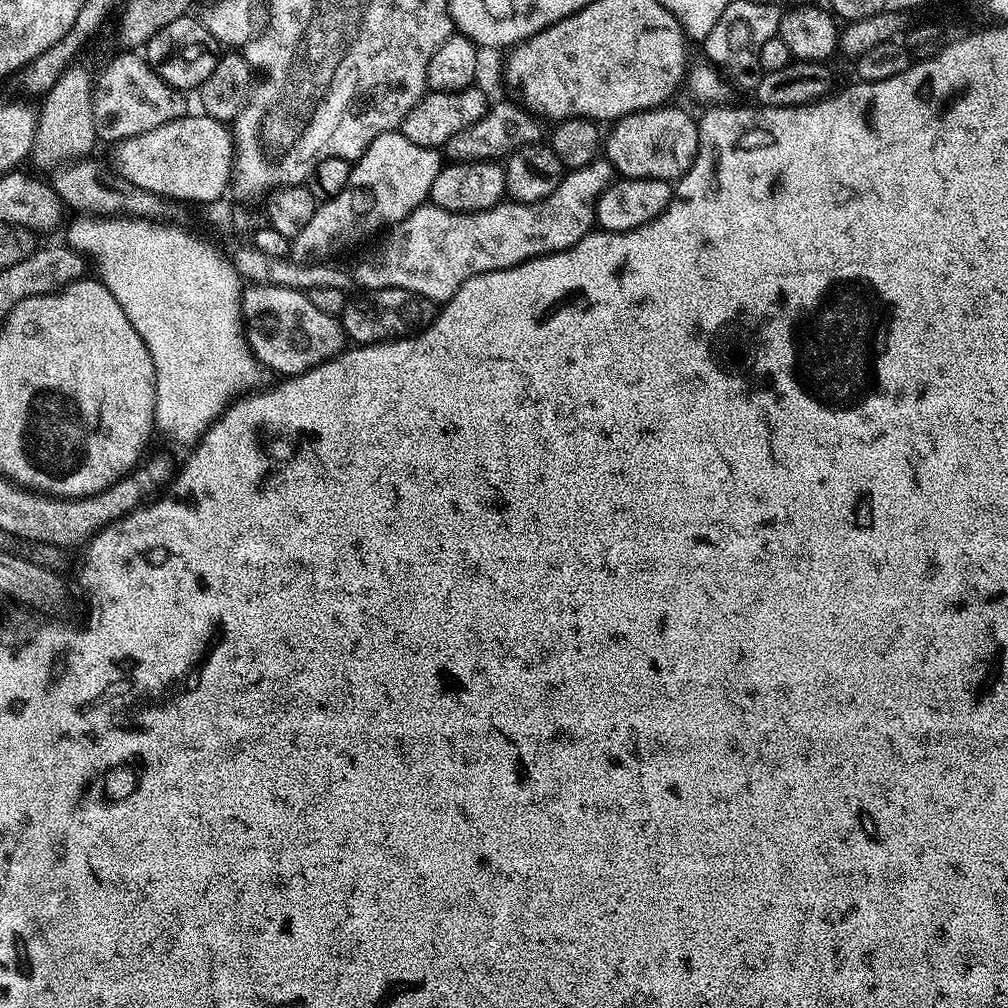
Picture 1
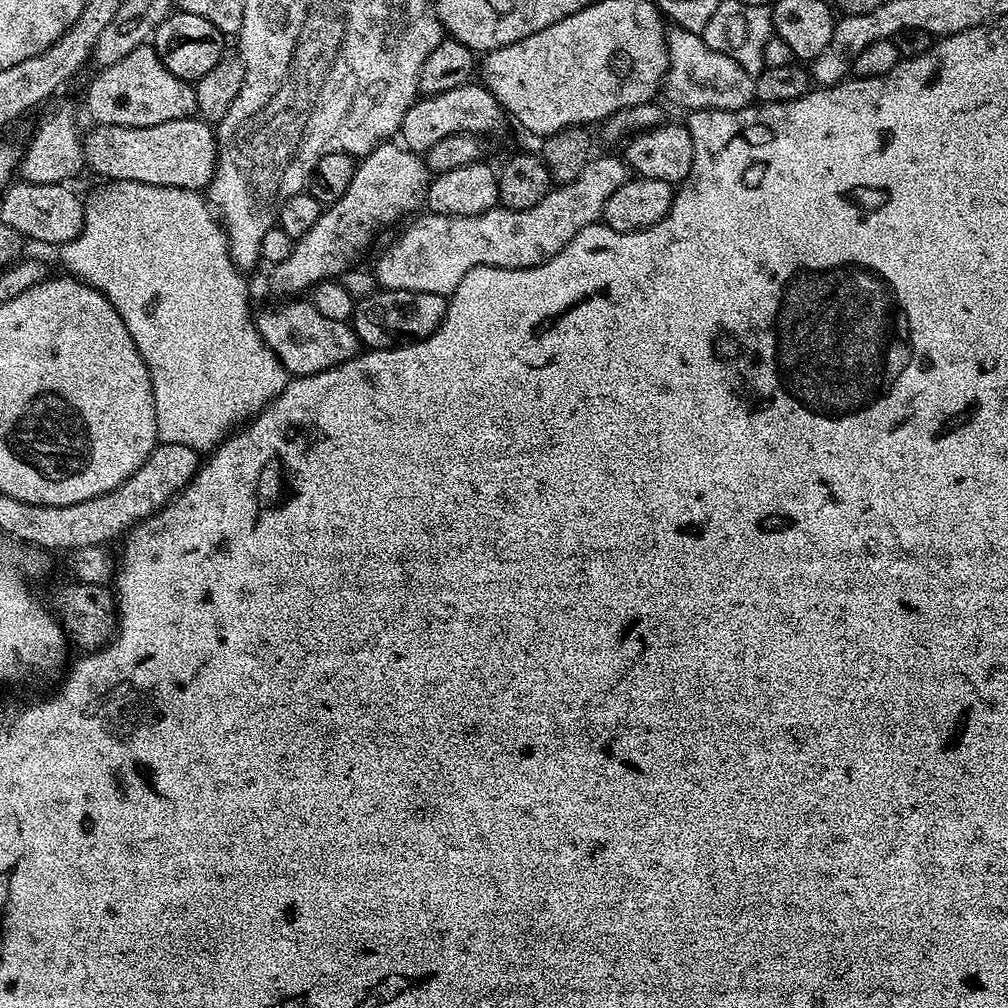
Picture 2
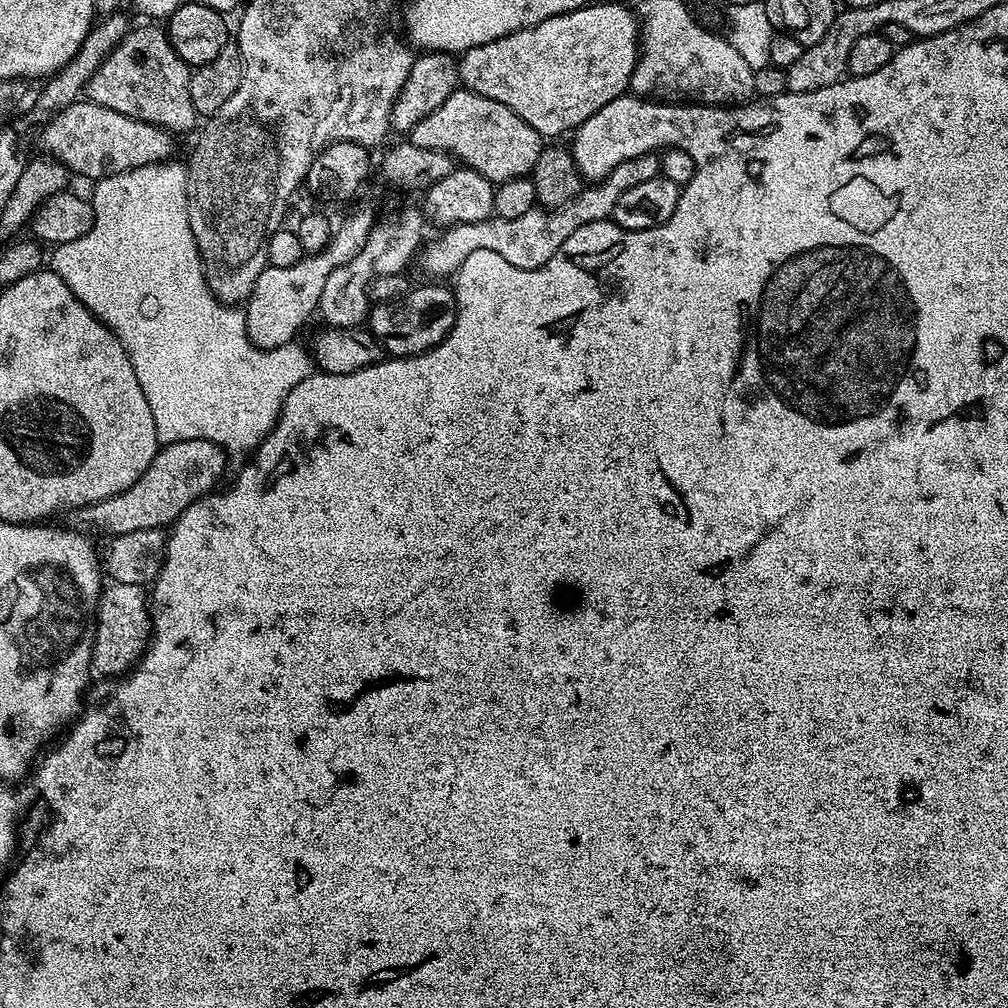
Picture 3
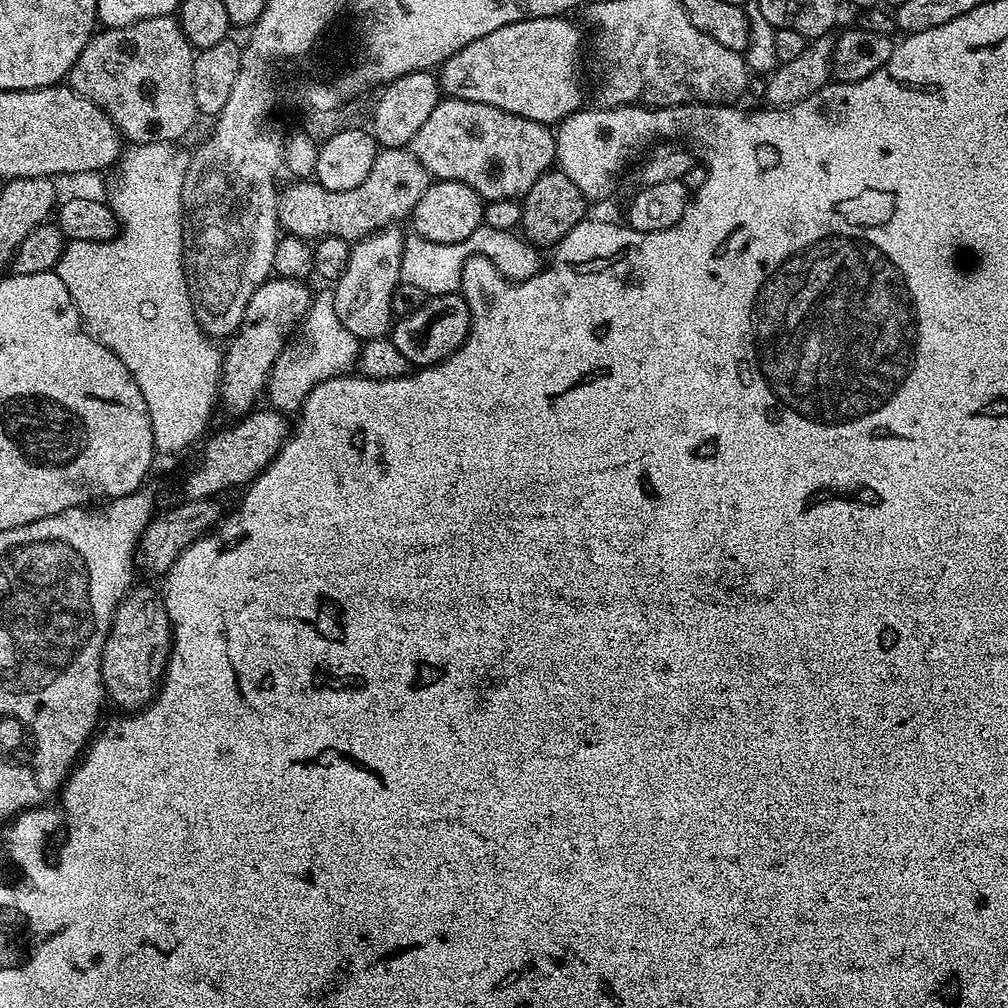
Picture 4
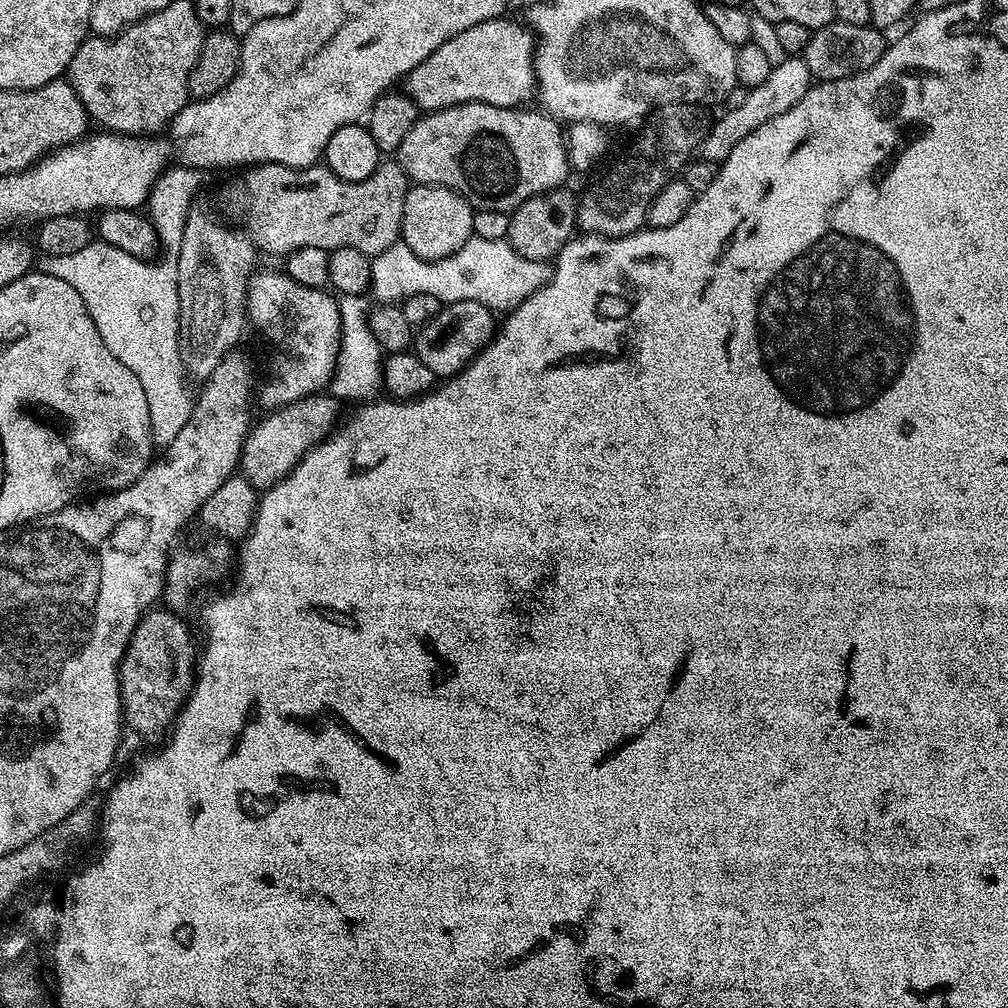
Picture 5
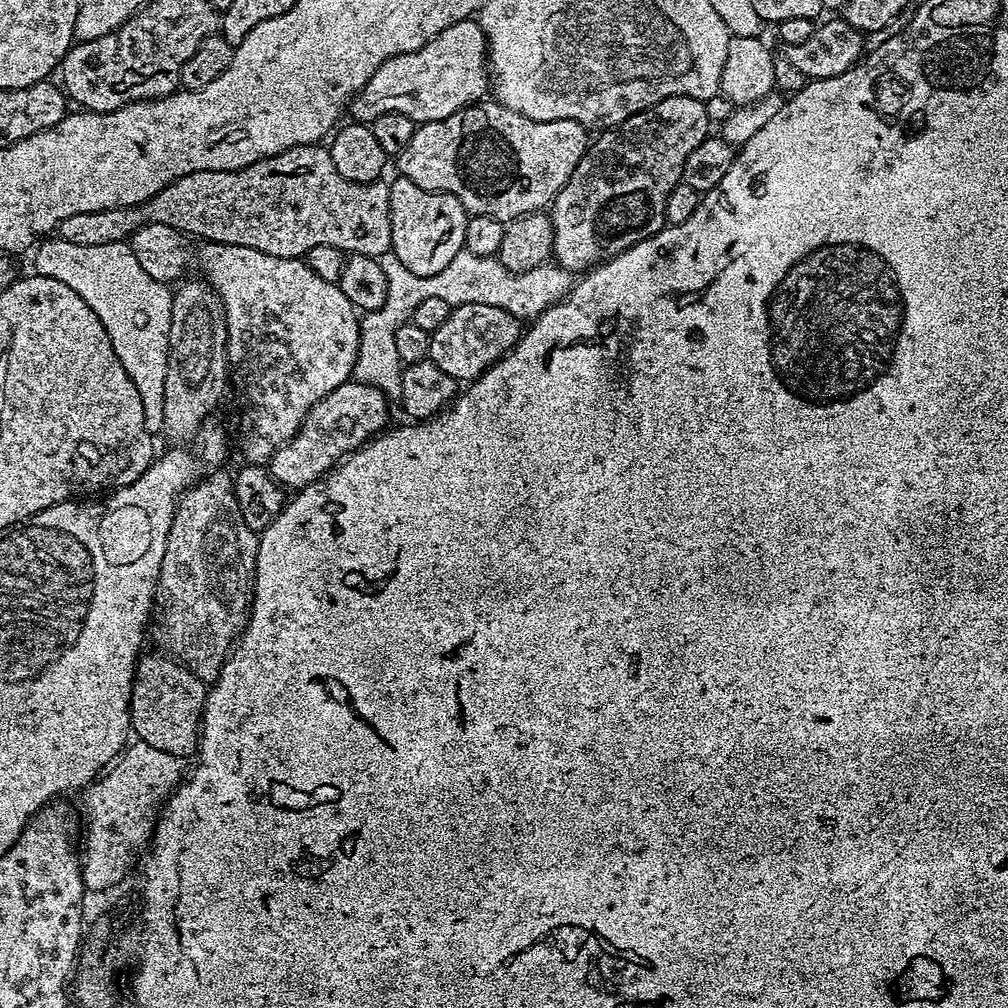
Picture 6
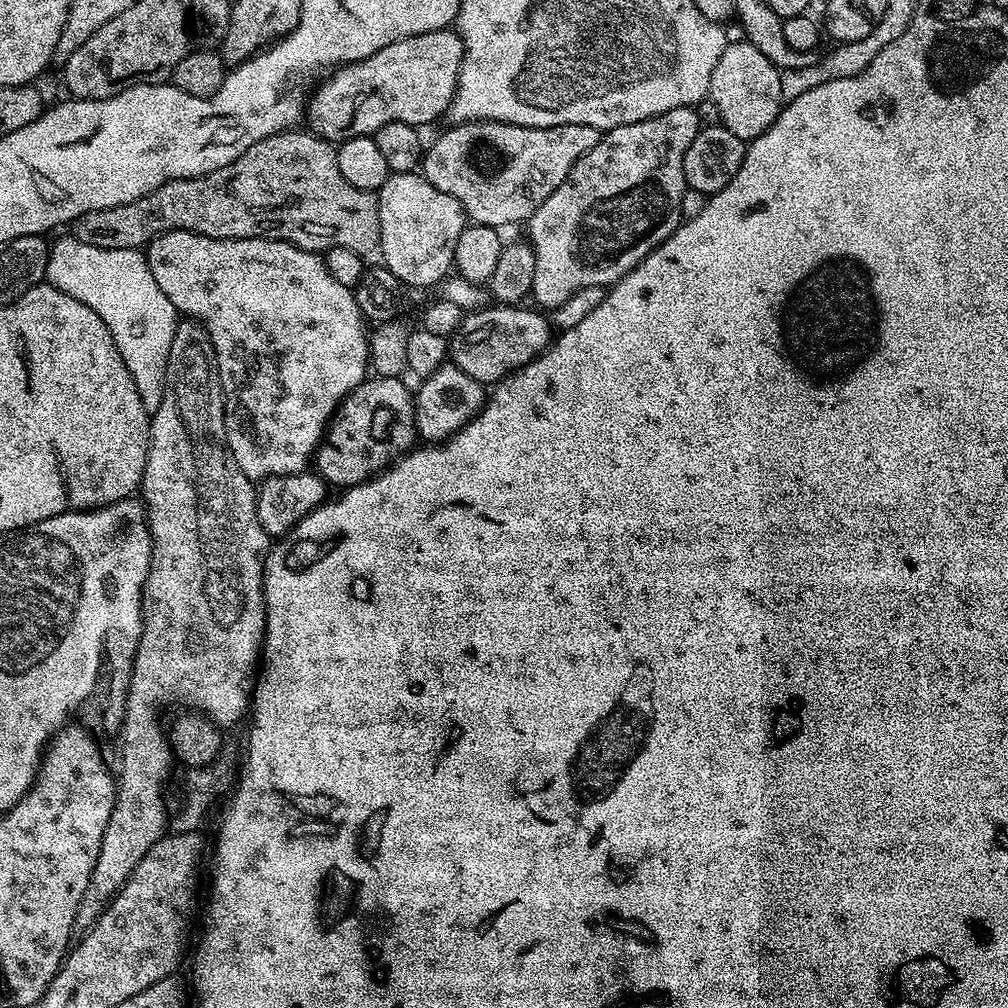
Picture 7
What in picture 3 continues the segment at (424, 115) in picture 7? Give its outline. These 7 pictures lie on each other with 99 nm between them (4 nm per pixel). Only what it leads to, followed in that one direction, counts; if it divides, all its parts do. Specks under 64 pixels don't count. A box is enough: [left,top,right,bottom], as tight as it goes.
[458,2,641,137]

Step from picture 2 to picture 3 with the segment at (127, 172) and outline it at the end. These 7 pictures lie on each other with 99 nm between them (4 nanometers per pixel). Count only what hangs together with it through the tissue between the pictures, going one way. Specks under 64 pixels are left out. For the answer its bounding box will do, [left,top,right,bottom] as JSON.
[39,98,173,182]

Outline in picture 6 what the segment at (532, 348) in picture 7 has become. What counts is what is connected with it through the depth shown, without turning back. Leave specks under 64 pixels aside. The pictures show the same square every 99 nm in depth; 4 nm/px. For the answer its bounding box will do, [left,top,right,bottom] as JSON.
[428,304,521,382]

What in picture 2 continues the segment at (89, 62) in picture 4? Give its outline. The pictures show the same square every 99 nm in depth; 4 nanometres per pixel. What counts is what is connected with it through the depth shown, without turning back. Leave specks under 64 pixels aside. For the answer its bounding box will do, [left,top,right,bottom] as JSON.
[88,47,197,126]

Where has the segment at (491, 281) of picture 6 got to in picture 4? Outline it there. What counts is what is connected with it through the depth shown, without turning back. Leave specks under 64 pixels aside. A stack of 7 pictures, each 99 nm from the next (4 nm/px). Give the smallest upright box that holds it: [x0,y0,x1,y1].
[400,226,542,296]

